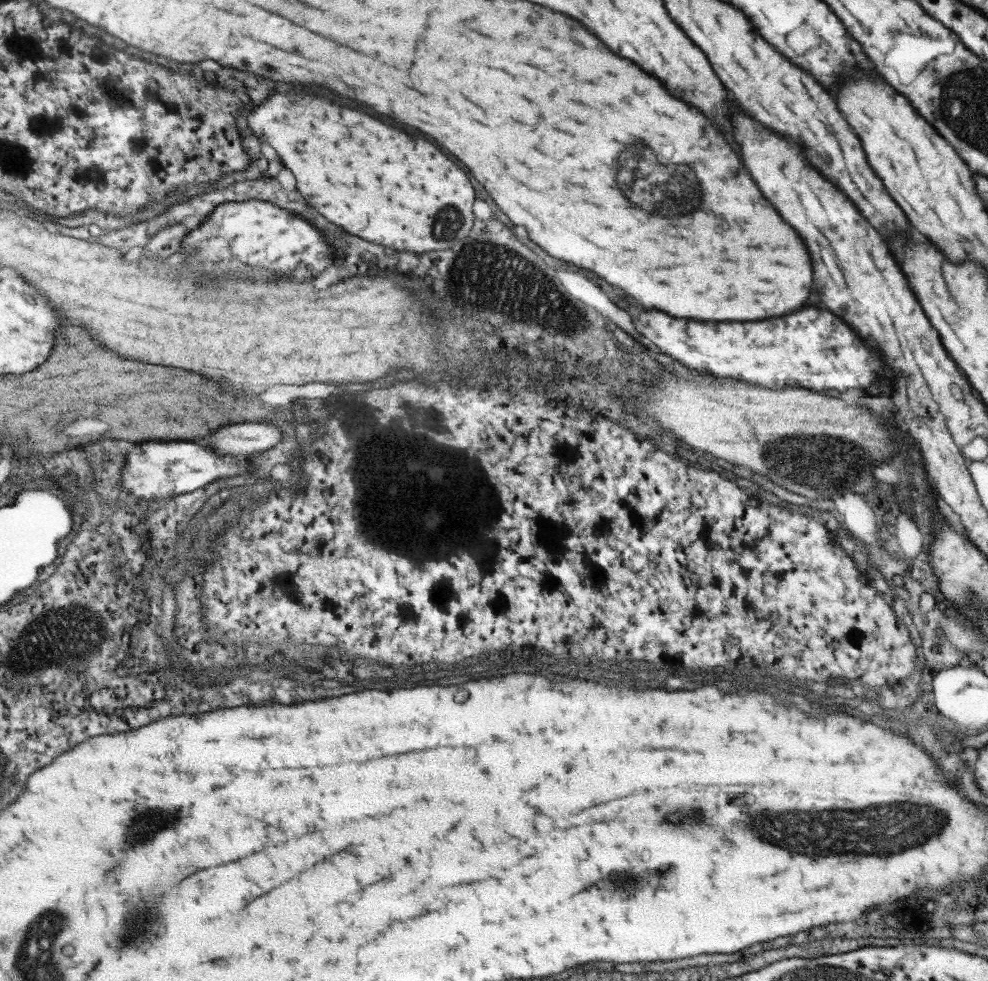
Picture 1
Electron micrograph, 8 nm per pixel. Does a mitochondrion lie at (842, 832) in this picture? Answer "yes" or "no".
yes

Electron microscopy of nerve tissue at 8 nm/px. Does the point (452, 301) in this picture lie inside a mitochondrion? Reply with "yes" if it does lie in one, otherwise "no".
yes

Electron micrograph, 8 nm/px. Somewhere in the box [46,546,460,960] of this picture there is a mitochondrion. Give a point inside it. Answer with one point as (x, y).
(146, 914)

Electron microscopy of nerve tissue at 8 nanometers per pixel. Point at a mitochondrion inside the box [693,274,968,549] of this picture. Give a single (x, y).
(779, 463)

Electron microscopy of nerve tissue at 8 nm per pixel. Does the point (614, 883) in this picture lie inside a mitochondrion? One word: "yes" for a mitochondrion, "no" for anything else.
yes

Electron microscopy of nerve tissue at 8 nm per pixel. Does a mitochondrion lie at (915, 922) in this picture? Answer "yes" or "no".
yes

